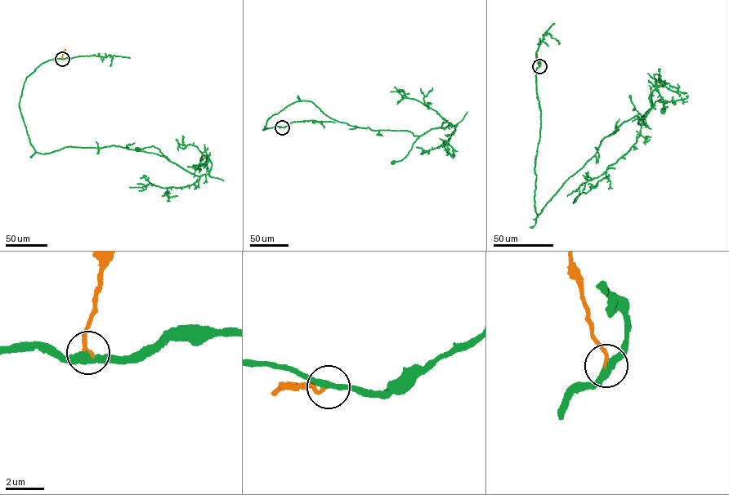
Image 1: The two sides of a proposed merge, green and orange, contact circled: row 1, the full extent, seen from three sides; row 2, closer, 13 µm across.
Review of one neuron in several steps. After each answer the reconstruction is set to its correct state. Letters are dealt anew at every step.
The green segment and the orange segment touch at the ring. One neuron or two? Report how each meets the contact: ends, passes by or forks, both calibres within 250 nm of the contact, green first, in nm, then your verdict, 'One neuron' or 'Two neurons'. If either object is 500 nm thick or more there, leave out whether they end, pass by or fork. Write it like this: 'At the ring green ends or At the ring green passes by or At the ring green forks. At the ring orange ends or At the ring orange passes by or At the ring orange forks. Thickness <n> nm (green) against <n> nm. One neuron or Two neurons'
At the ring green passes by. At the ring orange ends. Thickness 320 nm (green) against 200 nm. One neuron

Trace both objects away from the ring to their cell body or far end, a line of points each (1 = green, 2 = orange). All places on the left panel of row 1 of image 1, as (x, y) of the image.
1: (62, 59), (43, 62), (24, 85), (19, 108), (34, 149), (114, 145), (168, 160), (153, 145), (137, 149)
2: (62, 59), (65, 49)

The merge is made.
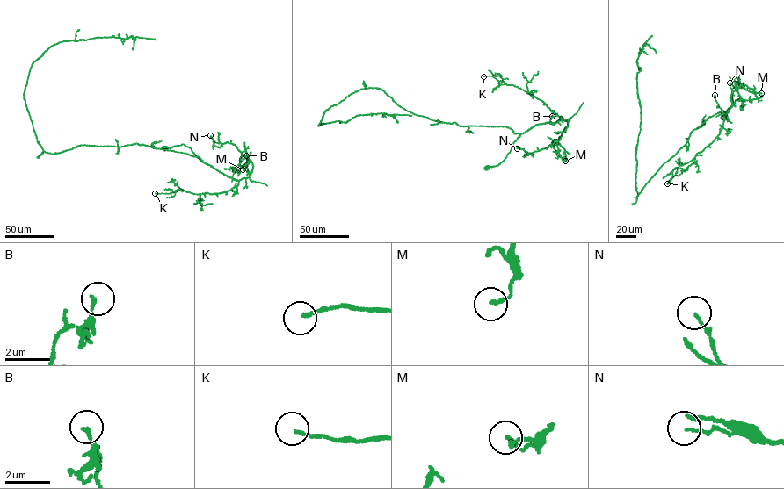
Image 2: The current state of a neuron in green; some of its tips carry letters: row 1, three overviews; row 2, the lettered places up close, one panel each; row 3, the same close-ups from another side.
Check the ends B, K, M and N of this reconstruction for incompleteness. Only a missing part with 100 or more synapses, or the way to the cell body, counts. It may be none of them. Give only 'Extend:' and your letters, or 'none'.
Extend: none

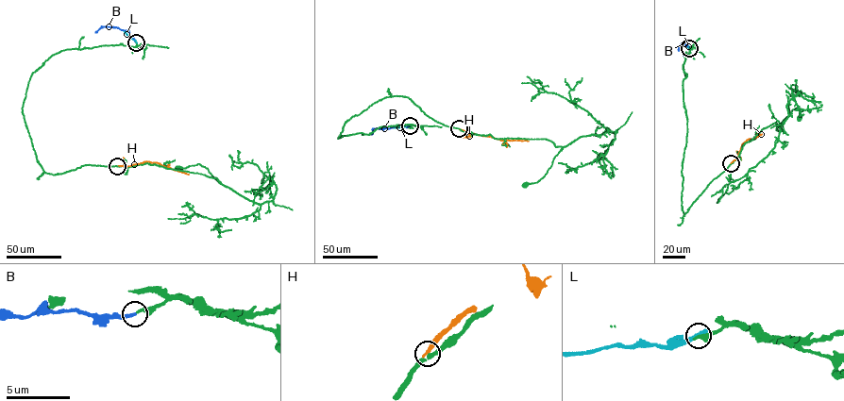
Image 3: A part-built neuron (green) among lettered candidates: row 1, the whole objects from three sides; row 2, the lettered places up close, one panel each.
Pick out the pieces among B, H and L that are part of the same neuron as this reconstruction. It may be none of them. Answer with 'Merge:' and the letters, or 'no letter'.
Merge: B

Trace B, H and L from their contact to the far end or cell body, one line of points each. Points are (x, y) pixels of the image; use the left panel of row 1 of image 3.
B: (135, 41), (127, 30), (114, 26), (102, 26), (94, 32)
H: (117, 166), (145, 161), (188, 175)
L: (136, 42), (124, 31)

